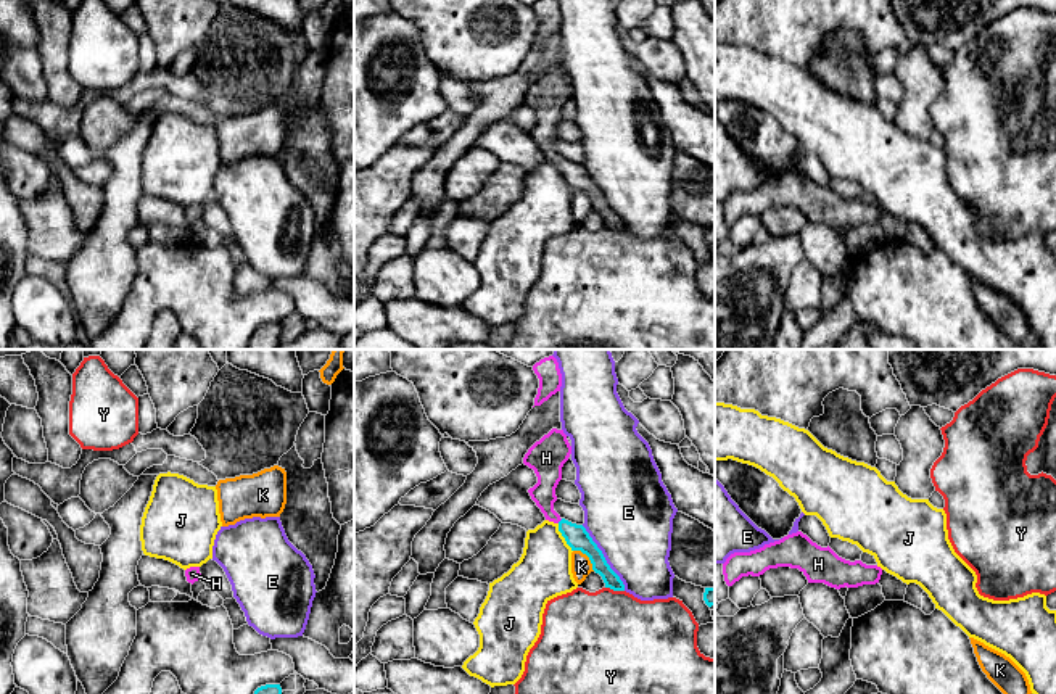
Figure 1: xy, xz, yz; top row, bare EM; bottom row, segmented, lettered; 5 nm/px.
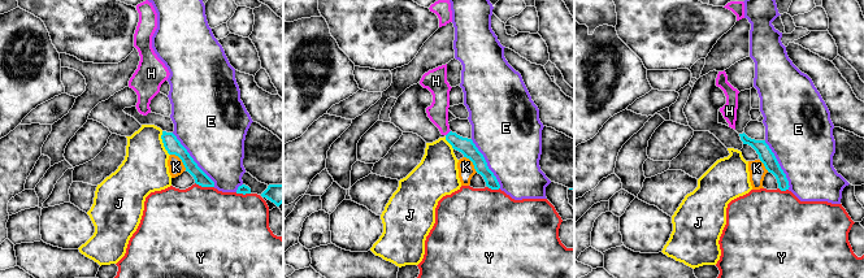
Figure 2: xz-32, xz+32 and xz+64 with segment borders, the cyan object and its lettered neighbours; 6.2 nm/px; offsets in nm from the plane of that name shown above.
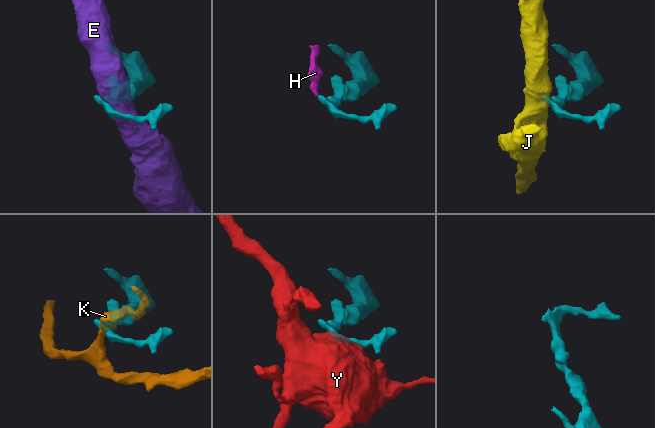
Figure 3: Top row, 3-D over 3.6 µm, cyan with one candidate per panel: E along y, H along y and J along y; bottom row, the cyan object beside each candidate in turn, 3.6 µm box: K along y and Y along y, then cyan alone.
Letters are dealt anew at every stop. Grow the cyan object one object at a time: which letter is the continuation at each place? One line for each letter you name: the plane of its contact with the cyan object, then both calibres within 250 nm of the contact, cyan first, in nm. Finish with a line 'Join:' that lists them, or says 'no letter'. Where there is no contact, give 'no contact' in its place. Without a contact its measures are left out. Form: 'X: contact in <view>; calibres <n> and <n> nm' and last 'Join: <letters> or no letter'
H: contact in xz; calibres 120 and 130 nm
Join: H

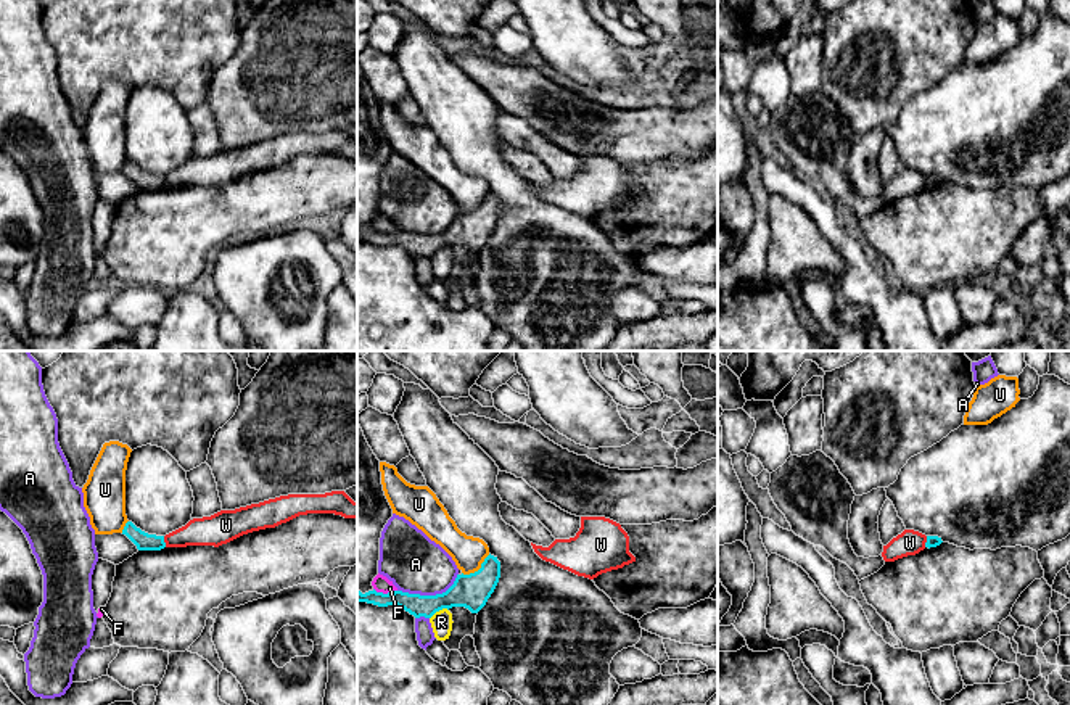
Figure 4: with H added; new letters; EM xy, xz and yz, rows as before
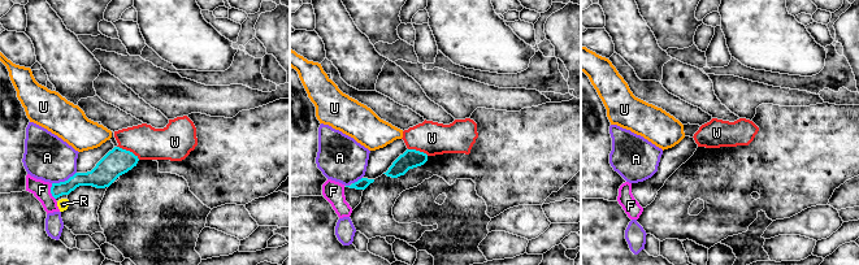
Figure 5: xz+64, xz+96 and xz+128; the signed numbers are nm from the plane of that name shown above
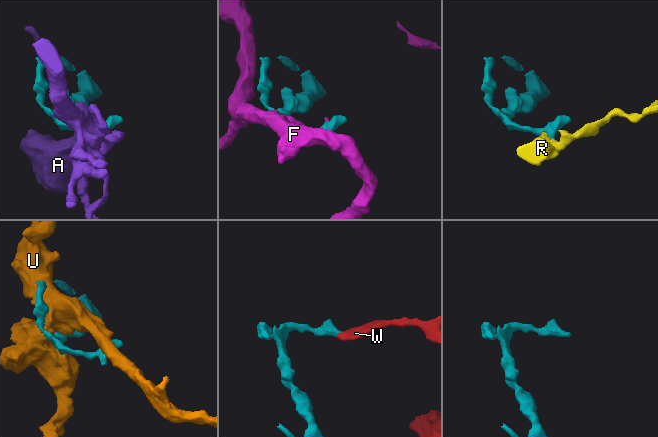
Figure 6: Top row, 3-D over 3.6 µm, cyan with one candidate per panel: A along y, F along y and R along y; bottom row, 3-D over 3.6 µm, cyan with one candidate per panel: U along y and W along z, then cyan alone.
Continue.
Join: no letter

